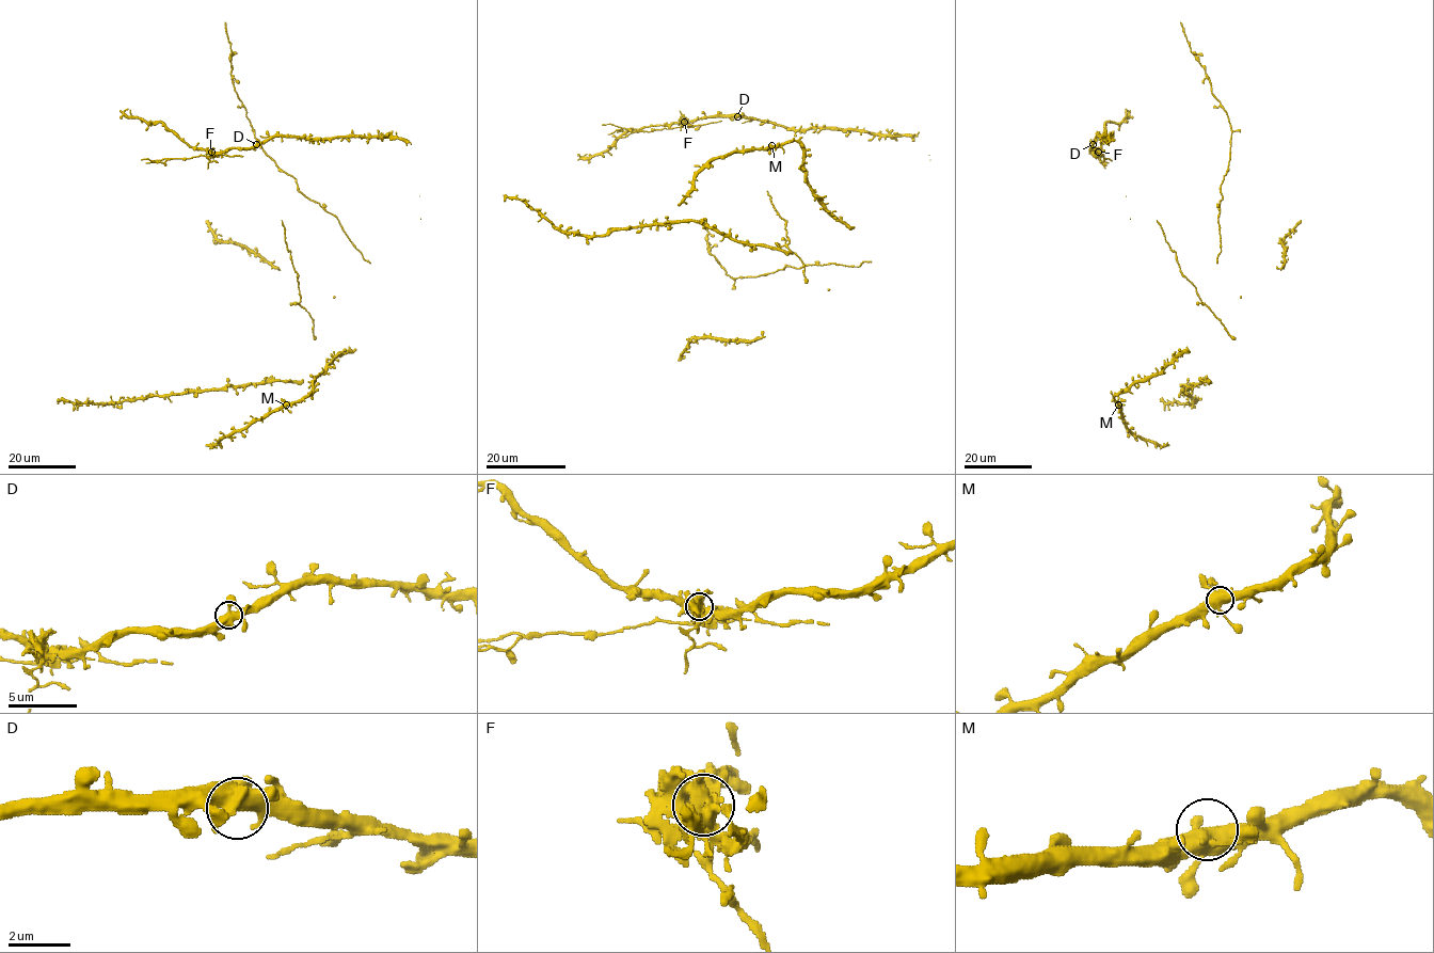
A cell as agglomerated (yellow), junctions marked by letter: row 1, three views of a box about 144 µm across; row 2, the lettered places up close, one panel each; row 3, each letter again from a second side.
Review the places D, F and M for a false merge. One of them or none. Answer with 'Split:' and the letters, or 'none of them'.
Split: F

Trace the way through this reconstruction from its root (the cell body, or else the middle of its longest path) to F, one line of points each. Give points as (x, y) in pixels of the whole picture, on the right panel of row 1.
F: (1103, 139), (1097, 137), (1094, 140), (1093, 148), (1097, 152)

